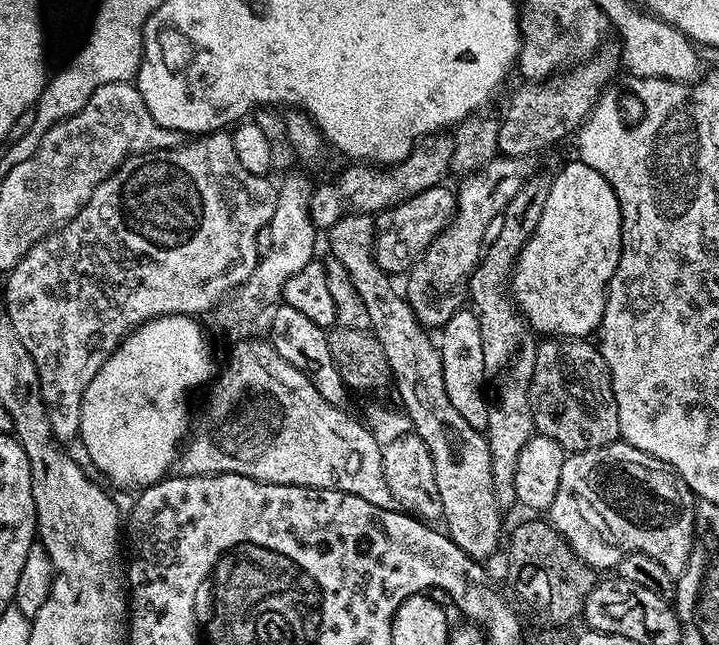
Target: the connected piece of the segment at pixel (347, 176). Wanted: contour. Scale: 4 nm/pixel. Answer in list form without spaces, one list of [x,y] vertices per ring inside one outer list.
[[[432,134],[417,143],[404,160],[388,167],[373,166],[368,162],[352,162],[348,169],[337,178],[336,184],[324,184],[315,189],[310,201],[312,222],[317,229],[329,230],[340,217],[351,210],[353,213],[377,214],[391,210],[407,197],[417,196],[427,188],[437,187],[444,175],[449,175],[452,163],[451,135]]]

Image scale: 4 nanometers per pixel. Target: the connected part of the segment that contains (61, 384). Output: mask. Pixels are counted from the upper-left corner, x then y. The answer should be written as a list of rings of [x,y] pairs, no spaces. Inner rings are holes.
[[[212,130],[207,134],[197,136],[200,137],[190,141],[189,144],[181,142],[176,148],[159,148],[156,152],[137,152],[135,156],[129,156],[127,160],[120,161],[115,170],[92,191],[88,201],[64,225],[62,230],[53,232],[45,240],[39,240],[7,273],[8,281],[4,284],[5,305],[3,304],[3,307],[14,326],[14,334],[18,334],[22,346],[26,346],[30,358],[36,364],[36,373],[40,379],[40,397],[44,403],[49,430],[52,433],[52,439],[61,445],[68,446],[66,444],[79,437],[80,423],[82,422],[82,398],[87,393],[86,386],[90,386],[94,374],[98,374],[98,370],[108,361],[110,353],[120,345],[120,341],[133,328],[142,326],[147,320],[153,318],[168,318],[175,314],[192,318],[200,314],[196,312],[204,312],[207,308],[212,307],[215,309],[229,293],[245,284],[250,278],[250,274],[256,269],[258,259],[256,243],[259,240],[261,243],[261,233],[272,223],[272,215],[276,209],[274,188],[272,190],[271,186],[267,184],[269,181],[265,177],[250,174],[250,170],[246,170],[246,166],[242,166],[238,154],[234,150],[234,142],[227,131]],[[110,182],[116,188],[112,192],[108,192]]]

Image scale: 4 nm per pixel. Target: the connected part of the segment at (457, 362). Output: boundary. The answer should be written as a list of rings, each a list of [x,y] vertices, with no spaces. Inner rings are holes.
[[[471,307],[453,311],[443,328],[438,332],[438,347],[441,358],[442,376],[445,379],[446,395],[451,405],[467,420],[470,426],[487,429],[489,397],[484,396],[484,355],[482,354],[482,330],[480,320]]]

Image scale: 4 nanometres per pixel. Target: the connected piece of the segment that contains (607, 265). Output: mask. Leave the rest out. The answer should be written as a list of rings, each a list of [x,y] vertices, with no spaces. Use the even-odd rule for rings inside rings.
[[[578,158],[573,159],[573,164],[569,168],[562,169],[560,176],[558,174],[552,176],[551,193],[546,194],[546,206],[542,206],[543,216],[538,218],[536,232],[528,239],[525,248],[520,251],[520,257],[516,259],[510,277],[510,295],[520,312],[526,314],[526,323],[533,333],[538,334],[541,328],[544,328],[543,335],[548,338],[588,338],[593,335],[594,330],[599,329],[602,306],[608,297],[608,282],[616,269],[618,255],[618,209],[616,196],[611,189],[610,182],[606,182],[606,178],[598,174],[598,170],[586,166]]]

